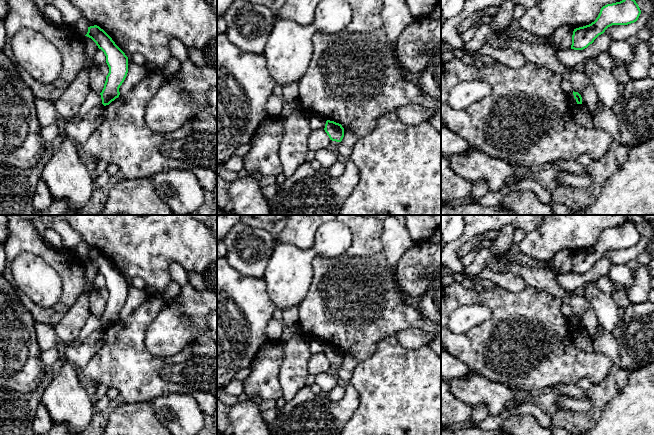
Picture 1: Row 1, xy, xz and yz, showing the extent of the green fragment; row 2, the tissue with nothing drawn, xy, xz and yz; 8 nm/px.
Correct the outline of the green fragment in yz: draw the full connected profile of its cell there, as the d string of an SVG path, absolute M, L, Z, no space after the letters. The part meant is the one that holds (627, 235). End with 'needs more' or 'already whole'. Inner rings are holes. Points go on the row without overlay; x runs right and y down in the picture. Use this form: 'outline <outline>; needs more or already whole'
outline M630 221L603 230L596 244L589 249L574 253L571 273L583 274L612 249L628 249L638 244L641 234Z; already whole

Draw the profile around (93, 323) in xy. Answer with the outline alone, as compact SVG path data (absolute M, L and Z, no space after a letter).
M90 315L84 327L81 329L79 337L72 341L70 345L80 345L81 341L95 331L102 330L102 323L99 317Z

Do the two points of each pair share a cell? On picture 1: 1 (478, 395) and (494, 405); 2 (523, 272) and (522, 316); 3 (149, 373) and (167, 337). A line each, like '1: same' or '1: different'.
1: same
2: different
3: different

